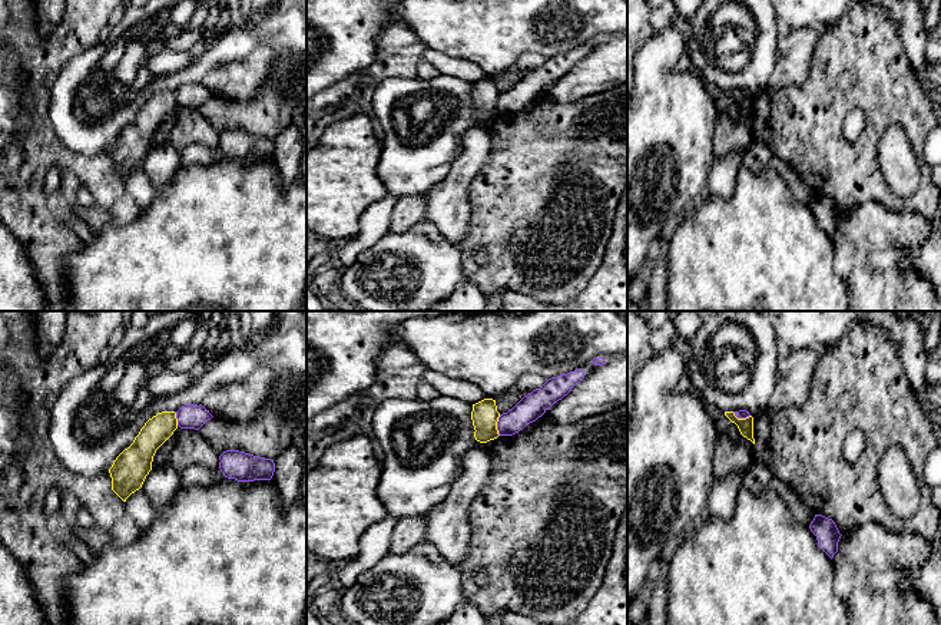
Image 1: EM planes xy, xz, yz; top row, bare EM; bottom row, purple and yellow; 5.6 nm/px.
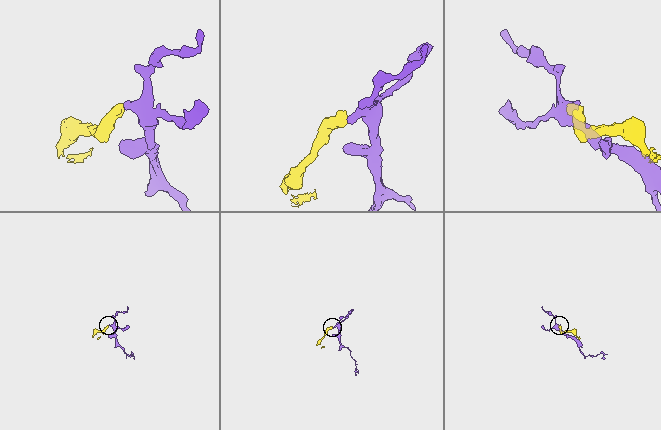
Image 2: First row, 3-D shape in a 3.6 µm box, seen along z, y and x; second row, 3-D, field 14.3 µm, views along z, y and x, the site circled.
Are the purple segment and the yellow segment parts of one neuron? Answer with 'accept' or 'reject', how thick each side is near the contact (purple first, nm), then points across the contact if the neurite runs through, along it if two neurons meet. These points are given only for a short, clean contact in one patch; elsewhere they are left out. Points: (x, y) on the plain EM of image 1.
reject | 150/150 nm | along xz (500, 93), (497, 101), (499, 113)

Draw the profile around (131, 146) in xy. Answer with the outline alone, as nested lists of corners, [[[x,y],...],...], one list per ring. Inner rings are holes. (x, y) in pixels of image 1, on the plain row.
[[[162,90],[149,97],[135,116],[133,122],[125,128],[109,148],[112,169],[123,179],[139,169],[152,149],[156,129],[178,108],[175,90]]]

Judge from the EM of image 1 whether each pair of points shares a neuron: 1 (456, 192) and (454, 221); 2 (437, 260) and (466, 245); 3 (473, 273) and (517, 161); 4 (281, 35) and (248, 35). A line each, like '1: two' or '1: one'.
1: one
2: two
3: one
4: one

